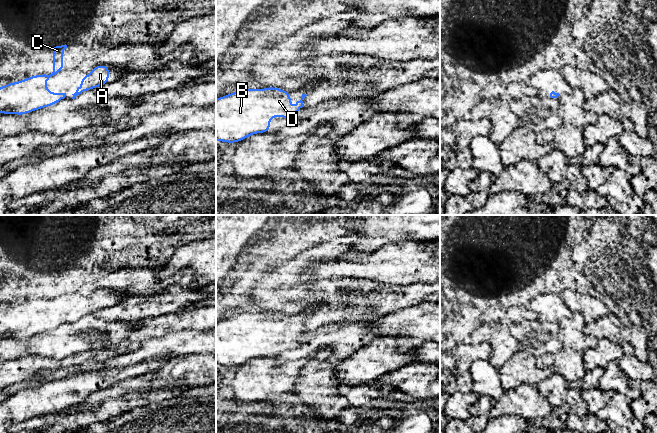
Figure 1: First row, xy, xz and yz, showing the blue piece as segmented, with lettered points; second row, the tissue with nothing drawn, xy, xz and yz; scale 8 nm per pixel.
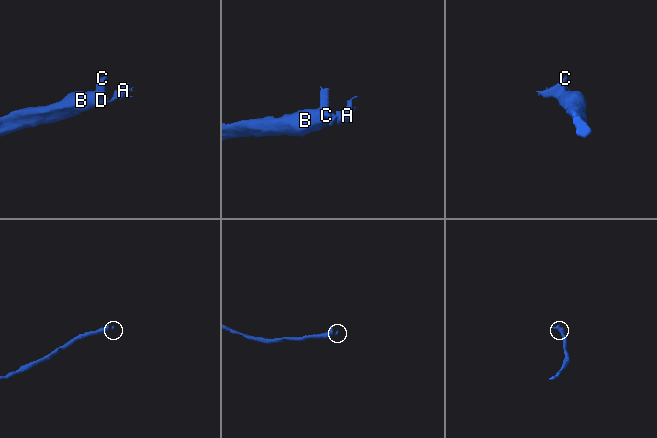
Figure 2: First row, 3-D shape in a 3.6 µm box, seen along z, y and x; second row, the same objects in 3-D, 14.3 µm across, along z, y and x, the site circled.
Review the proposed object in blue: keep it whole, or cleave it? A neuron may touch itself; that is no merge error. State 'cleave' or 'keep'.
keep

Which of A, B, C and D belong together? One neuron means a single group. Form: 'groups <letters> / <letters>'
groups A B C D

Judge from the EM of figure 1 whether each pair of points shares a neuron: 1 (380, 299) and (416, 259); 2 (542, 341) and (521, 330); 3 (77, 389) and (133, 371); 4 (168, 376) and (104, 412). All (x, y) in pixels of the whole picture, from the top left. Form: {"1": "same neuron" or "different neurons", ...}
{"1": "different neurons", "2": "same neuron", "3": "same neuron", "4": "different neurons"}

